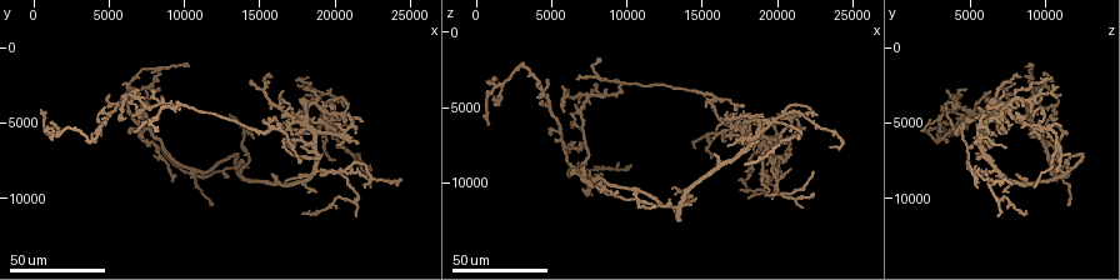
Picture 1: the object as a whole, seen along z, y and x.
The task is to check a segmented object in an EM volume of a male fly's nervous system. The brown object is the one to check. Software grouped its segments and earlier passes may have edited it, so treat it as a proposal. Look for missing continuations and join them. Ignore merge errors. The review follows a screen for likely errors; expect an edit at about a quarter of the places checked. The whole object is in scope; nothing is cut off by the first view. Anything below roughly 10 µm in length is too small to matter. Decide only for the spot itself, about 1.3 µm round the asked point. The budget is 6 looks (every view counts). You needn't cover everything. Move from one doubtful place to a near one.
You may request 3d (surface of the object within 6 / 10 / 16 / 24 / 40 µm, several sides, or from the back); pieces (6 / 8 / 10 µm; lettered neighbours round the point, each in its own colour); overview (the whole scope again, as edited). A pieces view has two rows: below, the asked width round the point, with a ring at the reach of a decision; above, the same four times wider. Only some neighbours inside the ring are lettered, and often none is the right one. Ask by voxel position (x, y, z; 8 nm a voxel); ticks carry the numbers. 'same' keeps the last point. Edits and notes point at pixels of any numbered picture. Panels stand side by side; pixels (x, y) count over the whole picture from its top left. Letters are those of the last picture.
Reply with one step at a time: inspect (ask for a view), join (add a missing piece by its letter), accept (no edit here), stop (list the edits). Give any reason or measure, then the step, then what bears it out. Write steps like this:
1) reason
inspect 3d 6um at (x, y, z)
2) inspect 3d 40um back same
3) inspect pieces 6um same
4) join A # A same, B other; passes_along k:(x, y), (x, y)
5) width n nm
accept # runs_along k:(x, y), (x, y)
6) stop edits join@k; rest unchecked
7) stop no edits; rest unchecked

end of a long branch
inspect 3d 40um at (16800, 8800, 7400)

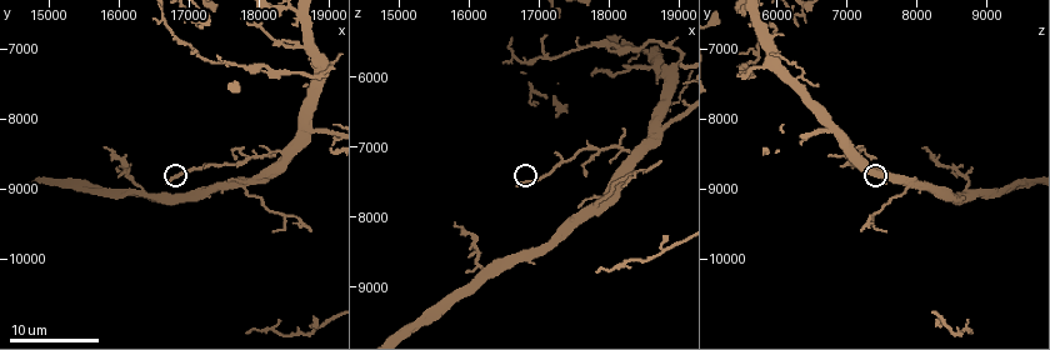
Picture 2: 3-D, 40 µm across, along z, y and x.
inspect pieces 10um at (16700, 8900, 7550)

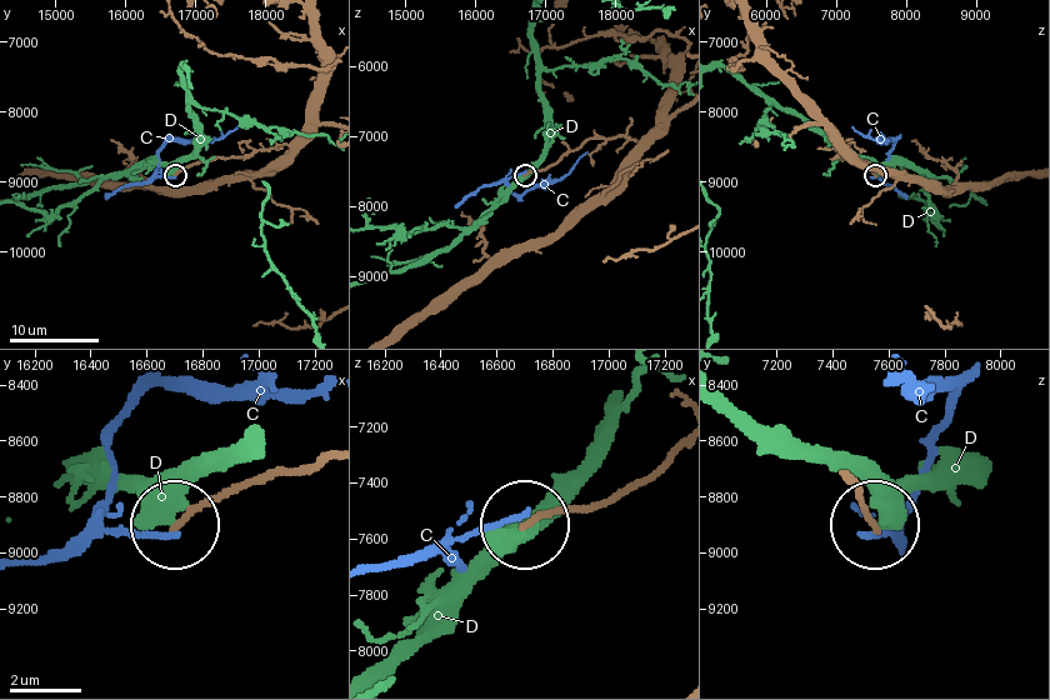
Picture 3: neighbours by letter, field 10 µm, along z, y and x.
width 140 nm
accept # C other, D other; runs_along 3:(324, 455), (208, 496), (175, 523); no lettered piece goes on from it

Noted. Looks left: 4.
inspect 3d 24um at (18200, 3200, 11000)

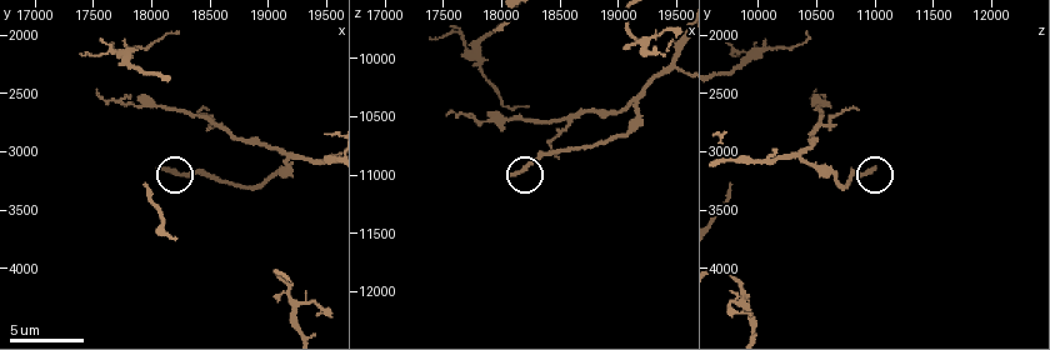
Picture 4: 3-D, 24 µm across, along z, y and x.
what lies round it
inspect pieces 8um at (18060, 3160, 11000)

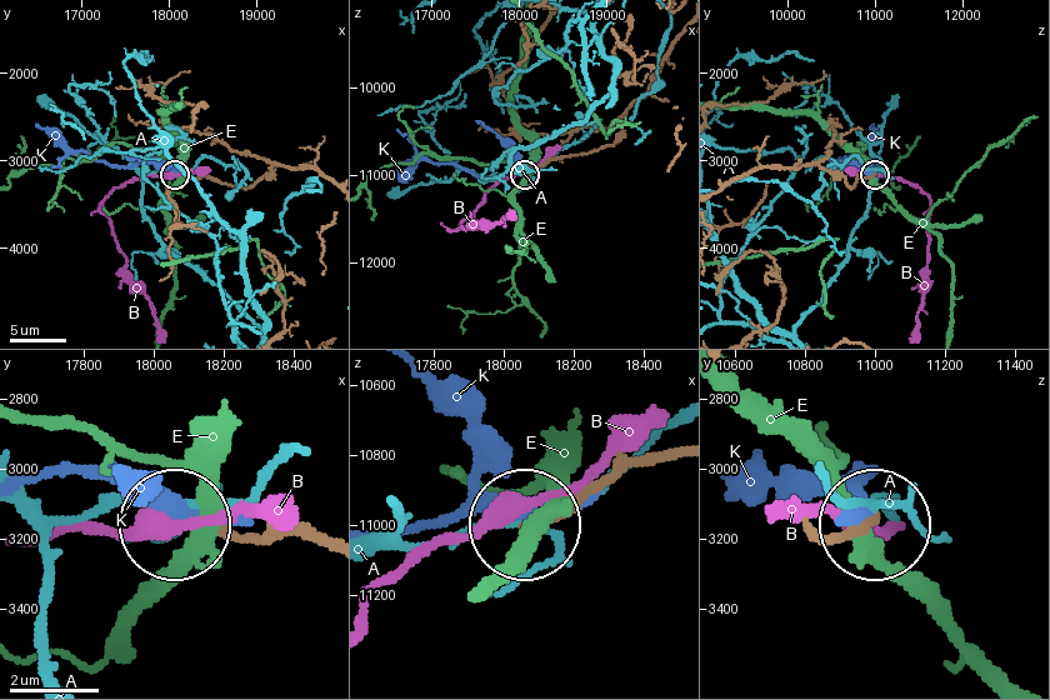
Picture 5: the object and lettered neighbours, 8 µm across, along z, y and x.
accept # A other, B other, E other, K other; runs_along 5:(323, 545), (180, 520); no lettered piece goes on from it

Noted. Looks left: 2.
thin end
inspect 3d 40um at (12800, 8400, 11200)

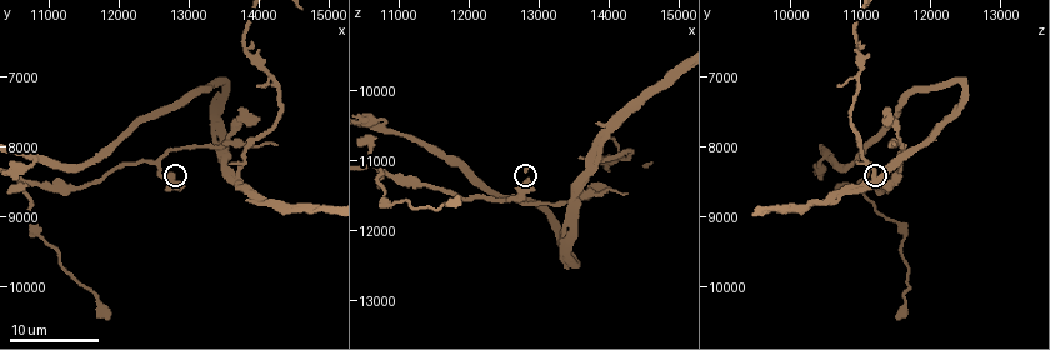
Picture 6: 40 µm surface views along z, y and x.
inspect pieces 6um at (12850, 8600, 11100)

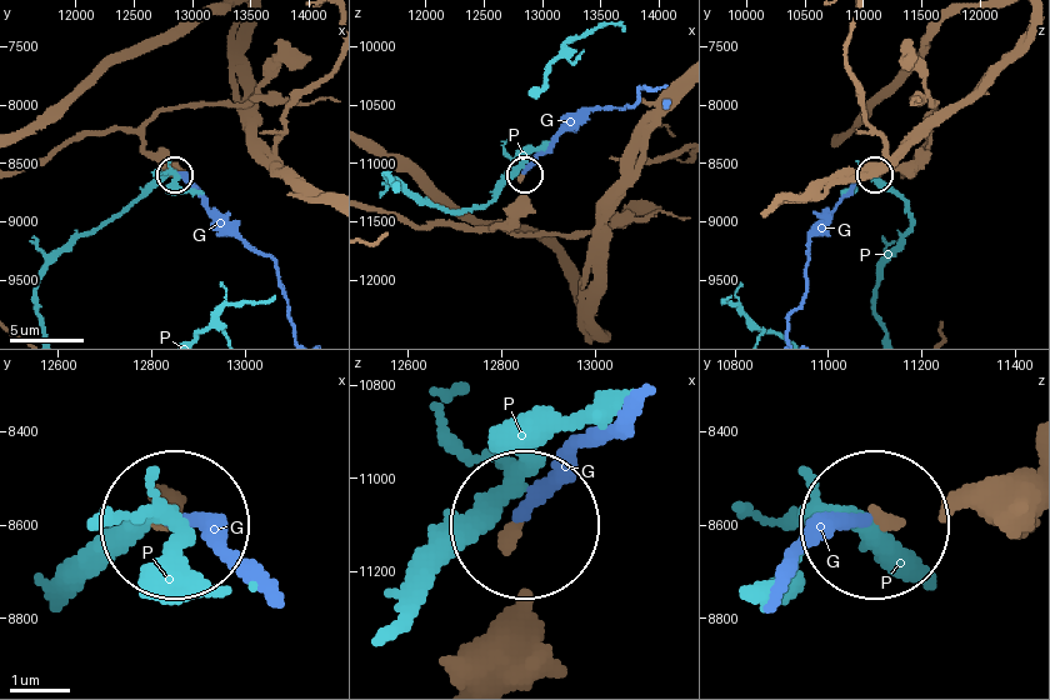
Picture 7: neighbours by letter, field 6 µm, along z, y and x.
width 170 nm
join G # G same, P other; passes_along 7:(158, 155), (211, 210), (271, 259), (291, 326); it goes on there

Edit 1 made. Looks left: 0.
stop edits join@7; rest unchecked

